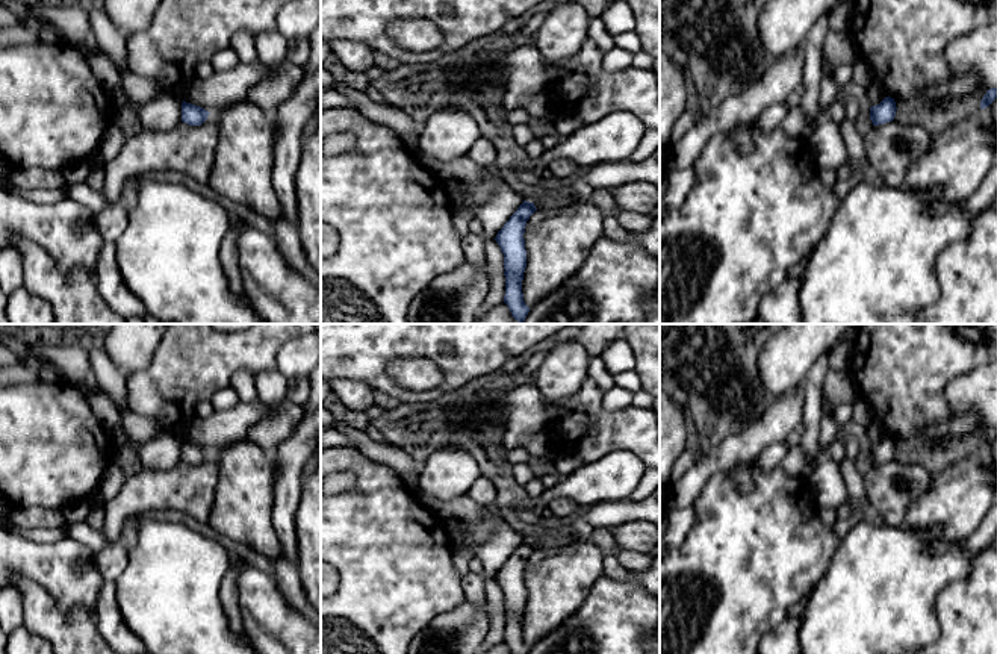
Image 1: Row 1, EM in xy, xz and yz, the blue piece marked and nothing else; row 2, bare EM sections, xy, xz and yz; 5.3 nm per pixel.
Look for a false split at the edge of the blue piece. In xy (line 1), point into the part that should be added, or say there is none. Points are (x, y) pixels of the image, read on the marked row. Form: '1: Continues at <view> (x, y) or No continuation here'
1: No continuation here

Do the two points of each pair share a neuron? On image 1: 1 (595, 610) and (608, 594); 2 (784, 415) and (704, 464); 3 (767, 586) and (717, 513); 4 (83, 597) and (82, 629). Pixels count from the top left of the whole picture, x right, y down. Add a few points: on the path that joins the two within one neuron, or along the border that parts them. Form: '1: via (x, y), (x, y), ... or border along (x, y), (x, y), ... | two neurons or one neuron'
1: via (599, 606), (607, 598) | one neuron
2: via (764, 432), (745, 447), (723, 456) | one neuron
3: via (749, 568), (748, 551), (734, 532) | one neuron
4: border along (50, 595), (64, 610), (82, 607), (93, 616) | two neurons

